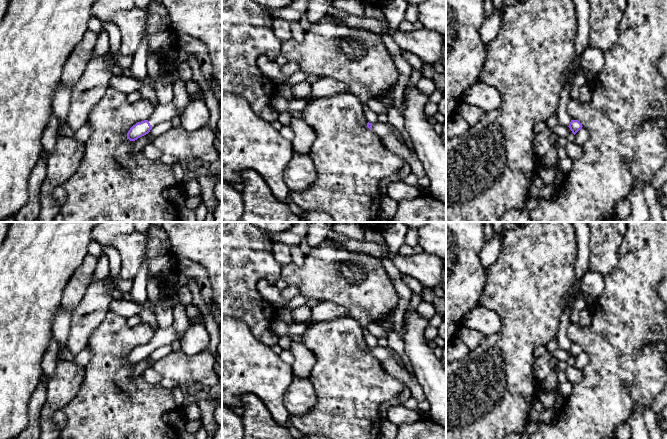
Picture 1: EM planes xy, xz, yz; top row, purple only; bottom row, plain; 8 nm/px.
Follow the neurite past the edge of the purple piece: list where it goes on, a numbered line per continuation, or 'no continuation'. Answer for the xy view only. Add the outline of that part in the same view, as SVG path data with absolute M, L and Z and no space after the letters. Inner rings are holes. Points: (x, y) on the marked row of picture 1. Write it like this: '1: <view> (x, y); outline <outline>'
1: xy (167, 112); outline M173 102L162 105L159 104L153 114L148 119L151 127L155 127L157 124L164 121L171 121L174 117L180 117L183 111L180 111Z

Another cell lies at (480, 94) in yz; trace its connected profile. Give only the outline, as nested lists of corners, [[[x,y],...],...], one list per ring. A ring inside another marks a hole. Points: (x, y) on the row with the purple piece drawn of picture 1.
[[[478,80],[466,89],[461,101],[489,112],[502,105],[502,96],[495,87]]]

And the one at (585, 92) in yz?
[[[585,84],[579,88],[578,101],[581,103],[588,103],[592,98],[592,89],[590,84]]]

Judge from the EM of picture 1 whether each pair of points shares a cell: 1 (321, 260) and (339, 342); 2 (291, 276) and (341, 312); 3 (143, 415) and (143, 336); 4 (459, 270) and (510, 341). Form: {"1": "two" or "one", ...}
{"1": "two", "2": "two", "3": "one", "4": "two"}

